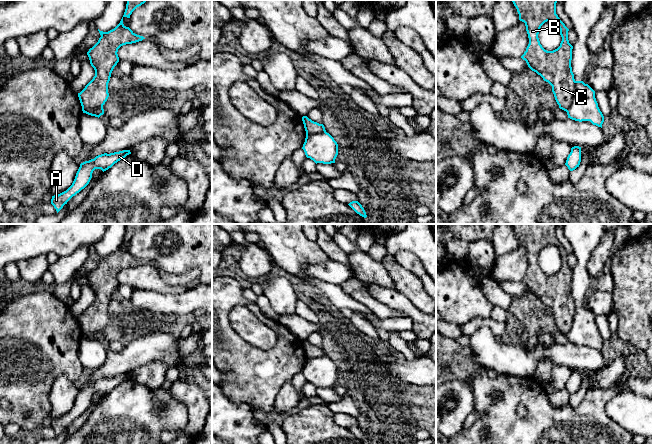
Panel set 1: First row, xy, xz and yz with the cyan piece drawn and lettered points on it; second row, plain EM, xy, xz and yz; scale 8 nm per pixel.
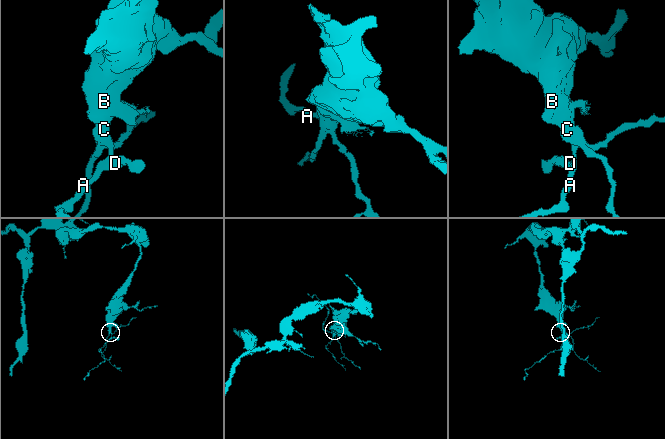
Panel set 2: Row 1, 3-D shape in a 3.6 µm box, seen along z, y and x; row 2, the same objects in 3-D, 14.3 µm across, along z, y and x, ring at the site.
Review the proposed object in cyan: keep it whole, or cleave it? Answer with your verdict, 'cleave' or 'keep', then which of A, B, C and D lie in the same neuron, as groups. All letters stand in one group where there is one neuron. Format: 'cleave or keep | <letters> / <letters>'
cleave | A D / B C

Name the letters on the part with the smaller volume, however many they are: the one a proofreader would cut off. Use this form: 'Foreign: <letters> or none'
Foreign: A, D

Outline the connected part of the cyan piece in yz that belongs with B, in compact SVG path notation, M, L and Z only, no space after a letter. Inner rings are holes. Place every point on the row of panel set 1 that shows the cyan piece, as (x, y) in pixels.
M511 0L525 23L529 38L526 51L521 56L528 67L552 86L552 92L559 108L567 111L575 90L575 79L571 60L573 46L568 40L569 29L556 14L557 0ZM547 21L558 24L562 41L560 46L547 51L540 44L538 34Z

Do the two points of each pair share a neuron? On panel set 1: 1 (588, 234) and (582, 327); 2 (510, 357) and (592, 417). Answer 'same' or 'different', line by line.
1: same
2: different

